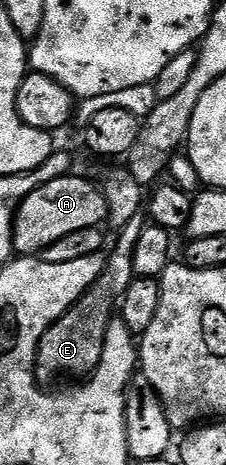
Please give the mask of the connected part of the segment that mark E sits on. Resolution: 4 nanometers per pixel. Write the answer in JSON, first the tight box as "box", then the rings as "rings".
{"box":[34,211,148,385],"rings":[[[139,211],[128,221],[117,236],[119,236],[114,250],[110,256],[107,255],[103,263],[102,272],[96,282],[89,290],[58,319],[52,327],[45,331],[38,343],[37,354],[34,356],[34,377],[41,385],[46,384],[60,376],[82,376],[84,378],[93,375],[103,358],[104,342],[106,341],[108,326],[114,322],[114,317],[118,308],[118,303],[122,295],[127,292],[128,286],[135,280],[134,260],[135,248],[140,240],[140,234],[148,226],[148,216],[145,211]]]}

